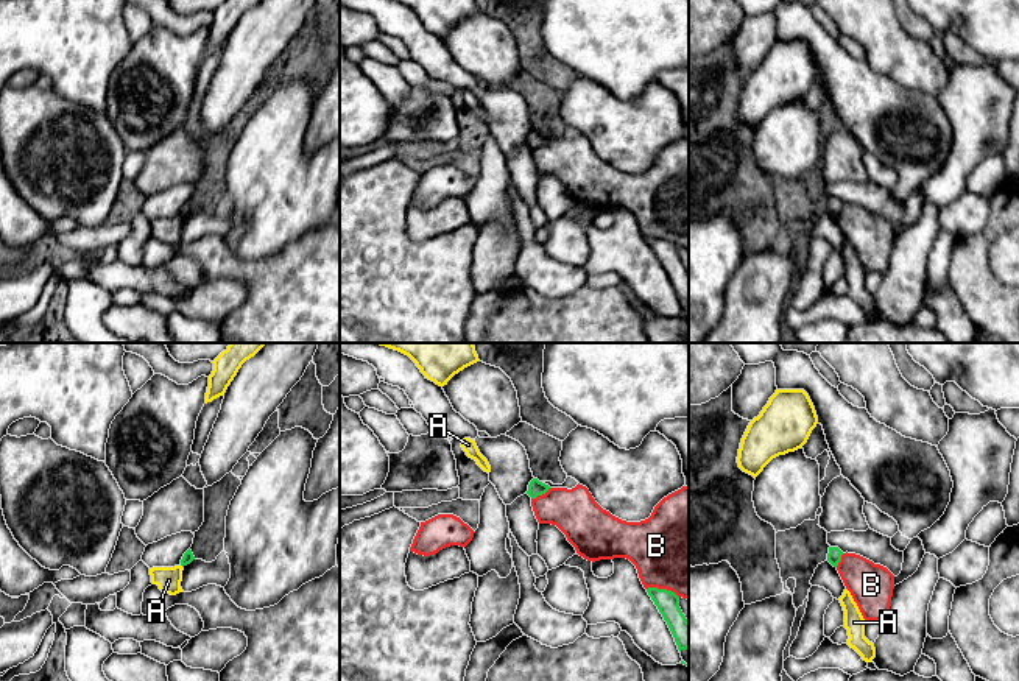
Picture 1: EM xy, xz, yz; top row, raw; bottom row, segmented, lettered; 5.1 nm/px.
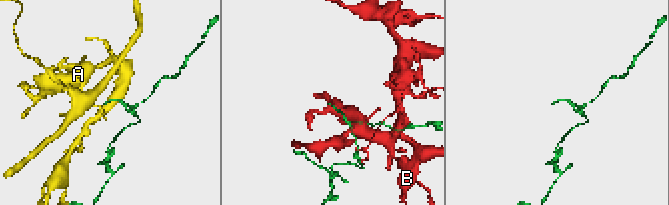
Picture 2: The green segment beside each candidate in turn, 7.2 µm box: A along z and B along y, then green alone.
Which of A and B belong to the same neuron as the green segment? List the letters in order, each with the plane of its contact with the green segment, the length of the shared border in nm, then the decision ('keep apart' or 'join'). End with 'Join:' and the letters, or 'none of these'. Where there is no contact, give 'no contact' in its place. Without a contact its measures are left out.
A: no contact | keep apart
B: xz | 180 nm | keep apart
Join: none of these

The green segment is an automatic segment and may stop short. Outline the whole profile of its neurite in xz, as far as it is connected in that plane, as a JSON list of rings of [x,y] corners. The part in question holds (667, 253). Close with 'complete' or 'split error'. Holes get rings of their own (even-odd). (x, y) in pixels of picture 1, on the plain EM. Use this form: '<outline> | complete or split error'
[[[648,238],[648,246],[658,257],[659,263],[662,265],[664,271],[667,273],[678,301],[689,299],[689,271],[682,265],[679,259],[679,248],[667,240]]] | complete

